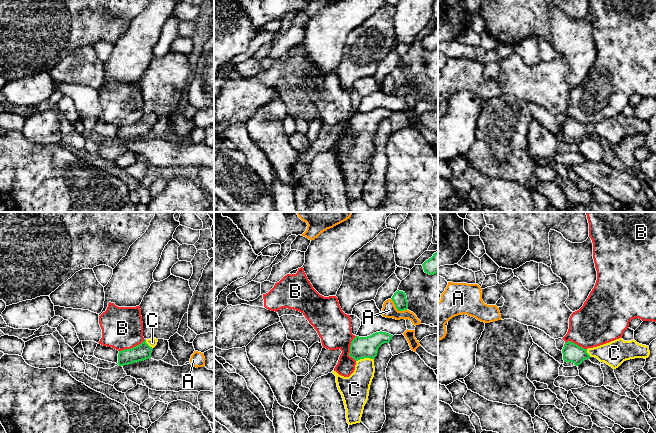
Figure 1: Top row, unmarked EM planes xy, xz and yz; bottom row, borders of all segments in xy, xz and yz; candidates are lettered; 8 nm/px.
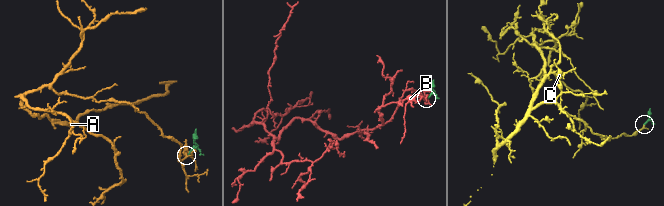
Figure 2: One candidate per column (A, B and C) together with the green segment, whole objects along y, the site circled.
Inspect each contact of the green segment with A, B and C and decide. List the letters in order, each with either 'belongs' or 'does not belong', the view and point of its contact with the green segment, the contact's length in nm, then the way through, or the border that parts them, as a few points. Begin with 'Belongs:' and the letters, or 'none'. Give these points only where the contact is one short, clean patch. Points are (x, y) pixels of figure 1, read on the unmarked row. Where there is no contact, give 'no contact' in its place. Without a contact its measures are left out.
Belongs: C
A: does not belong; contact xz (396, 84); length 160 nm; border xz (391, 74), (398, 86), (406, 86)
B: does not belong; contact xz (350, 125); length 200 nm; border xz (356, 112), (351, 118), (349, 129), (355, 137)
C: belongs; contact xz (364, 133); length 150 nm; way xz (361, 123), (364, 133), (364, 149), (356, 163)

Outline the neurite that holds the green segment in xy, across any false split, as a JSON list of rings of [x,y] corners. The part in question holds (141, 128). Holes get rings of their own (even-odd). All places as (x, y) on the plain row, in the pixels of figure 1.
[[[150,114],[131,125],[119,127],[117,140],[124,142],[151,134],[152,126],[157,121],[157,118],[158,115]]]

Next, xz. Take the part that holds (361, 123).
[[[382,107],[367,113],[356,112],[351,118],[349,129],[349,132],[356,137],[354,148],[349,153],[344,153],[332,147],[344,177],[349,201],[361,198],[375,149],[374,135],[379,123],[389,119],[392,113],[393,111]]]

